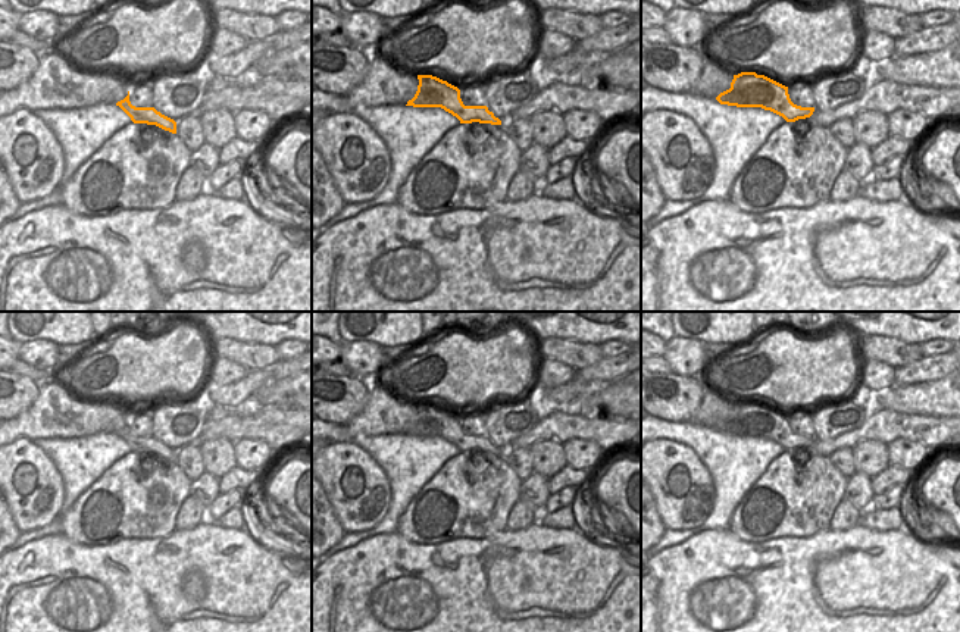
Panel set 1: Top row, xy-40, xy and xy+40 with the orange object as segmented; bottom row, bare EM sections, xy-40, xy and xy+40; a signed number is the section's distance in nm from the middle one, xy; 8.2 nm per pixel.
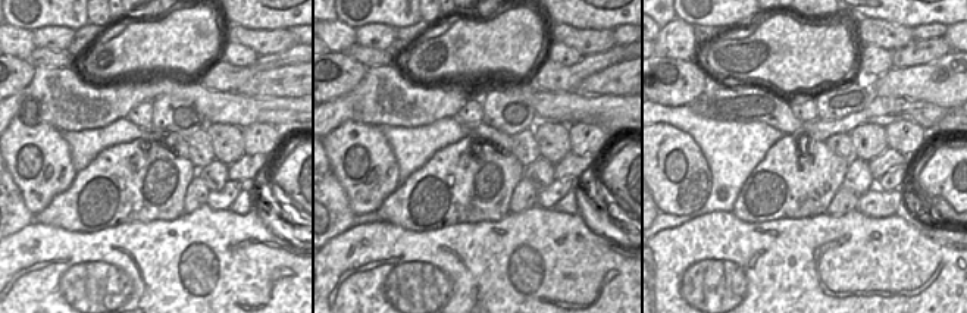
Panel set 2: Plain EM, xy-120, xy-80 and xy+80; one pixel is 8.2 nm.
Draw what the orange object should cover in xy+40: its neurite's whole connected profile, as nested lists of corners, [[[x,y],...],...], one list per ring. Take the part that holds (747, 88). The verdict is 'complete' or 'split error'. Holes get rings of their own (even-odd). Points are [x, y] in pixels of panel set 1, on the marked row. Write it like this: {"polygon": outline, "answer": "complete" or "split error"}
{"polygon": [[[756,72],[734,75],[731,88],[720,93],[720,104],[762,107],[782,116],[787,122],[810,118],[814,107],[801,107],[791,101],[788,87]]], "answer": "complete"}

